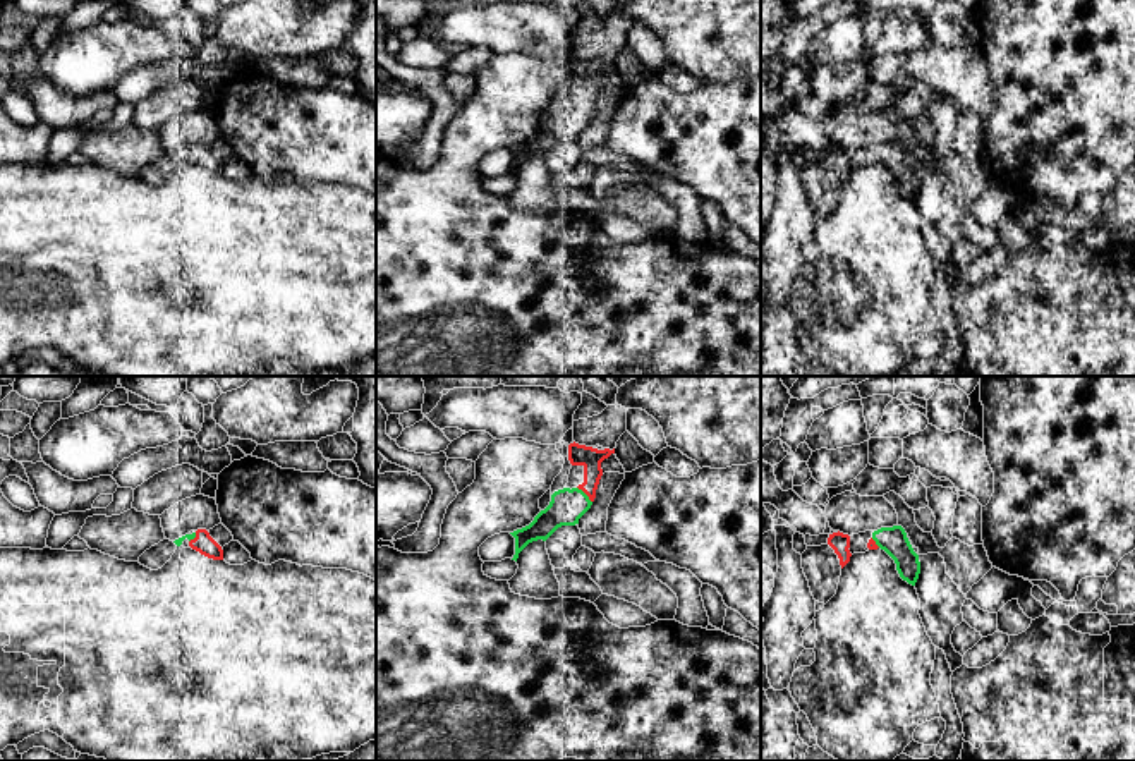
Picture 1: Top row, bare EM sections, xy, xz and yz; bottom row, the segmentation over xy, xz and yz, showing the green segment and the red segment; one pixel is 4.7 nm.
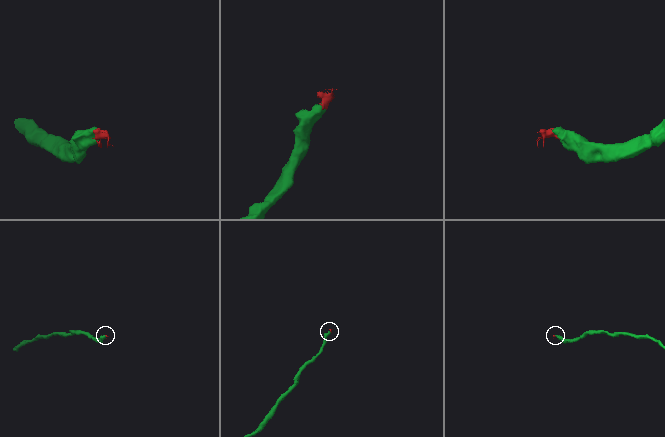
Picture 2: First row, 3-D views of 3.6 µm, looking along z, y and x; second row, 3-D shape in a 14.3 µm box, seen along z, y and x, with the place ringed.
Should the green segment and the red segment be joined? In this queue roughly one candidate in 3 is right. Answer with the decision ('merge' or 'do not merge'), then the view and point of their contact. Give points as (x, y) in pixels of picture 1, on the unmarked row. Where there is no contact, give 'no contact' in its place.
merge | xz (586, 110)

